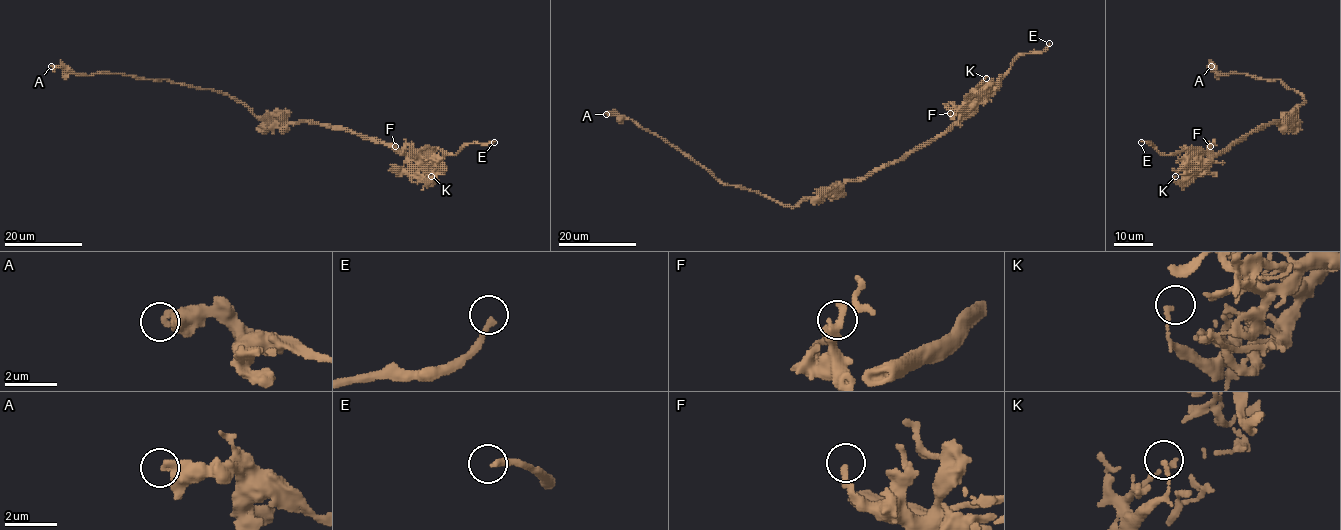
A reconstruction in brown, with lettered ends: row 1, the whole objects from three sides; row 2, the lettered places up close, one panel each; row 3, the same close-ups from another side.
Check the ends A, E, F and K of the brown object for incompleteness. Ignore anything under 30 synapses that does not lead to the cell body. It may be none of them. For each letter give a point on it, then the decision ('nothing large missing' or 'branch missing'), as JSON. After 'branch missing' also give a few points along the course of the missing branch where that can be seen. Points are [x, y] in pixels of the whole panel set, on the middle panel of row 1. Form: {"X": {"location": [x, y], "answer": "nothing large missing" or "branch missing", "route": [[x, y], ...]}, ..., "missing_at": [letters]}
{"A": {"location": [606, 114], "answer": "nothing large missing"}, "E": {"location": [1049, 43], "answer": "branch missing"}, "F": {"location": [950, 113], "answer": "nothing large missing"}, "K": {"location": [986, 78], "answer": "nothing large missing"}, "missing_at": ["E"]}

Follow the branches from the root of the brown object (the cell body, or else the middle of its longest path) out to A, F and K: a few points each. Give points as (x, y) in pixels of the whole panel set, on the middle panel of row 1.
A: (836, 191), (784, 206), (755, 191), (721, 183), (657, 135), (631, 120), (606, 114)
F: (836, 191), (847, 182), (864, 180), (944, 134), (962, 117), (952, 110), (950, 113)
K: (836, 191), (847, 182), (864, 180), (944, 134), (962, 117), (964, 99), (986, 78)

